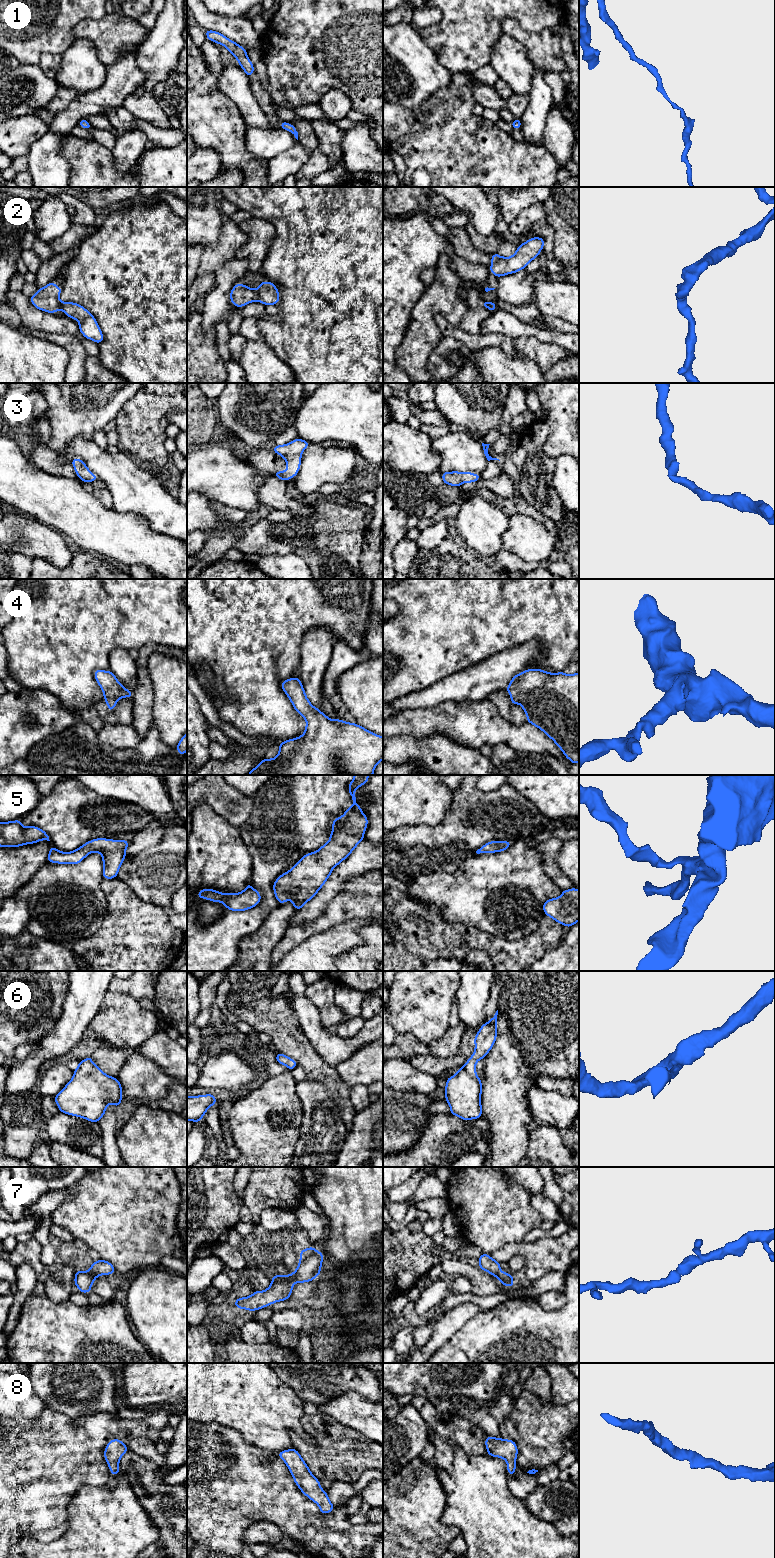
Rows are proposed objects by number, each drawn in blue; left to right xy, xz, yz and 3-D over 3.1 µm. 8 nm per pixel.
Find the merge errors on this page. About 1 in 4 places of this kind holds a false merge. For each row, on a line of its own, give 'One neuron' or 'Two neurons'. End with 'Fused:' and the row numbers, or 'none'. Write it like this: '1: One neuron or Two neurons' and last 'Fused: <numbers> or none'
1: One neuron
2: Two neurons
3: One neuron
4: One neuron
5: One neuron
6: One neuron
7: One neuron
8: One neuron
Fused: 2

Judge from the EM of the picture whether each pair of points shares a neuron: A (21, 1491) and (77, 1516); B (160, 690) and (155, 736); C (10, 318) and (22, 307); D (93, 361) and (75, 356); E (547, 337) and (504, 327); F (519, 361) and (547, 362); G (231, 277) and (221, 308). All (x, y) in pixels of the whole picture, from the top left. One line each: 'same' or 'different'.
A: different
B: different
C: different
D: different
E: same
F: different
G: same

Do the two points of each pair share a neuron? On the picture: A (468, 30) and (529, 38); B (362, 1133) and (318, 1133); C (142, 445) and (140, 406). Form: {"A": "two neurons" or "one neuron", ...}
{"A": "two neurons", "B": "two neurons", "C": "one neuron"}

